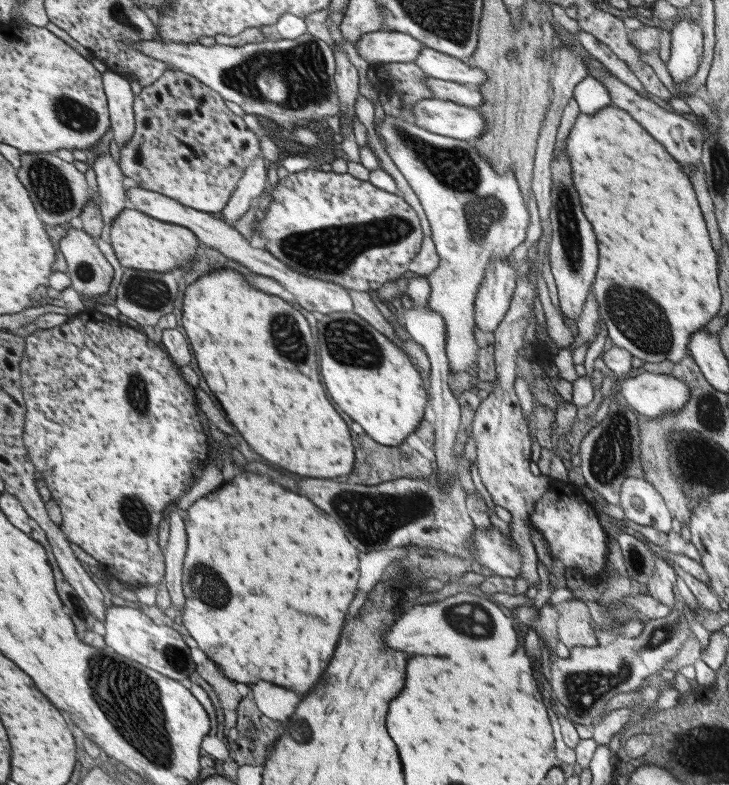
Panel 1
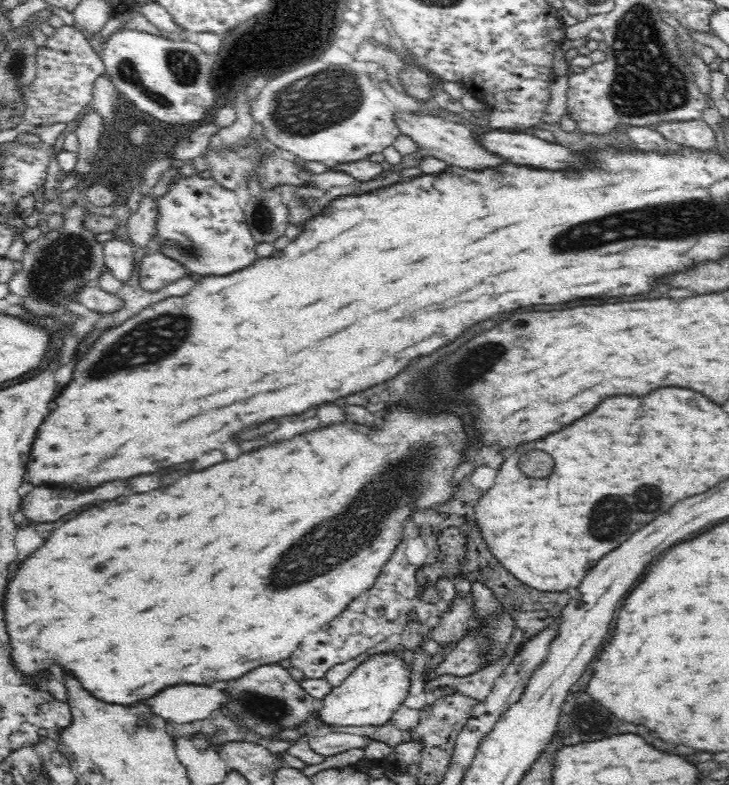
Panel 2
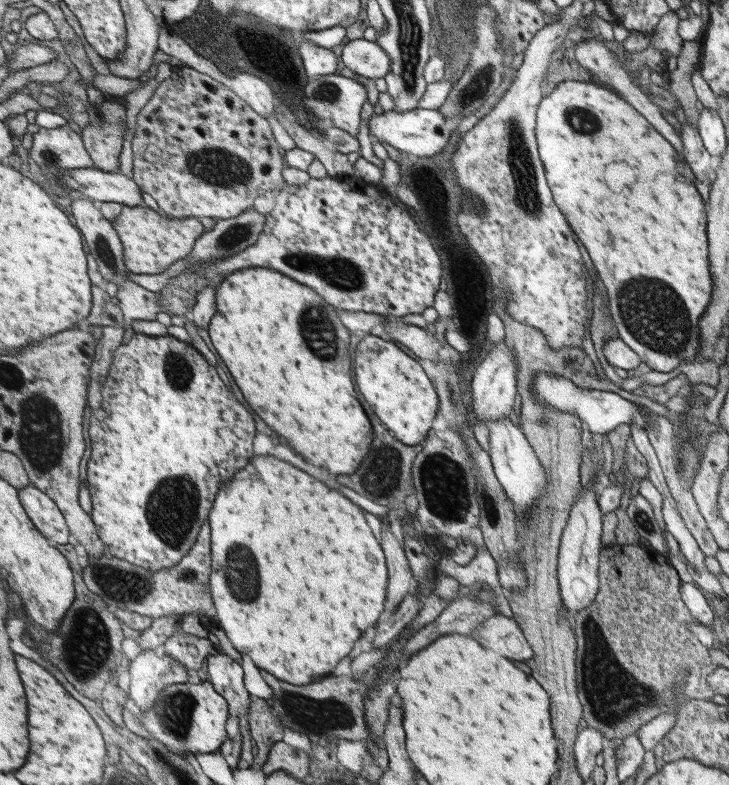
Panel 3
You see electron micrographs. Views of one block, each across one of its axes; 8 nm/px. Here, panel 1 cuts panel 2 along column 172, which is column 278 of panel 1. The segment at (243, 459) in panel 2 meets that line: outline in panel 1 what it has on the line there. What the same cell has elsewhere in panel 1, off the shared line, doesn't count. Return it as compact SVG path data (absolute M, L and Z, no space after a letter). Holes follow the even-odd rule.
M245 472L237 478L233 478L231 482L227 482L221 490L201 498L199 502L195 502L195 506L189 508L187 532L189 532L189 552L187 552L187 558L183 562L185 572L183 580L185 580L187 602L181 616L183 617L183 624L188 628L190 635L198 642L201 650L209 654L209 658L215 660L221 666L221 670L225 670L225 674L235 682L257 684L261 680L267 680L267 682L285 686L289 690L295 690L297 694L309 692L319 682L319 678L323 676L327 666L331 664L333 654L335 654L337 644L339 644L339 638L341 638L341 630L345 626L347 610L349 610L351 602L355 600L359 560L357 560L355 546L349 542L349 538L341 530L341 526L325 510L317 508L309 498L299 496L295 492L289 492L281 484L275 484L269 476Z

